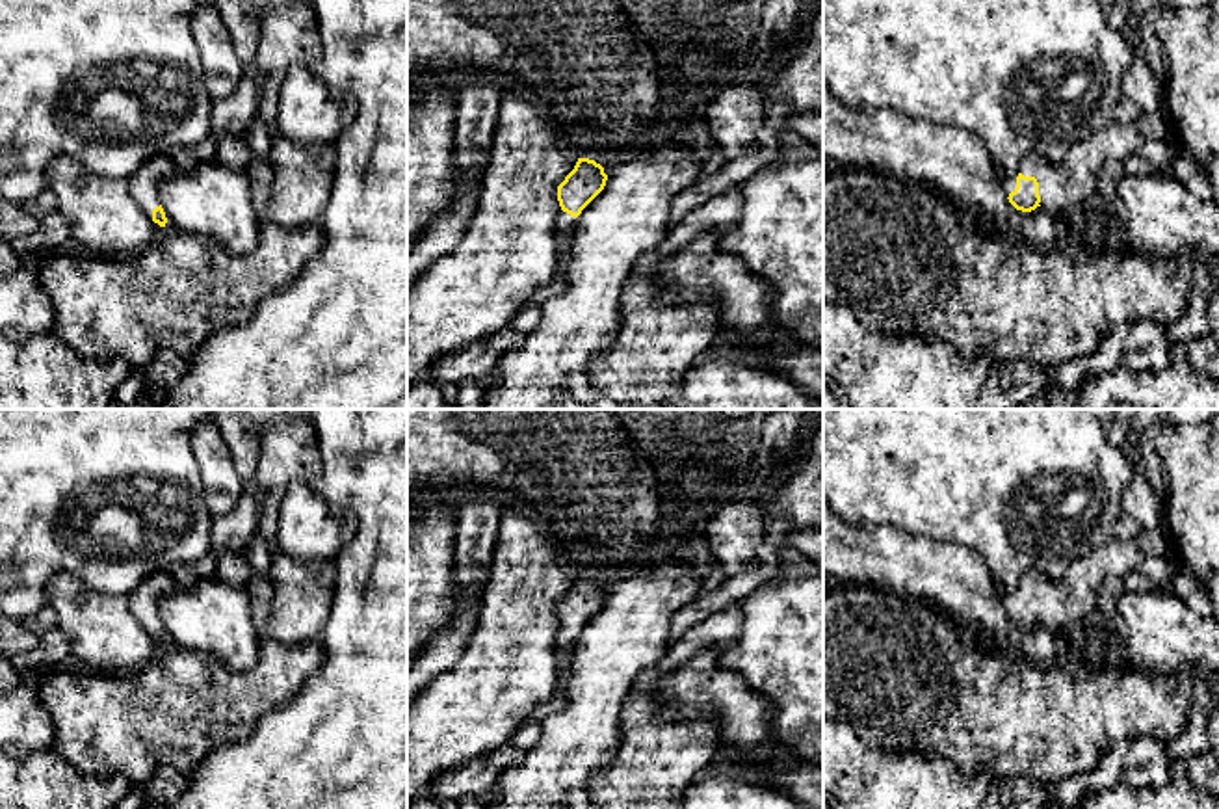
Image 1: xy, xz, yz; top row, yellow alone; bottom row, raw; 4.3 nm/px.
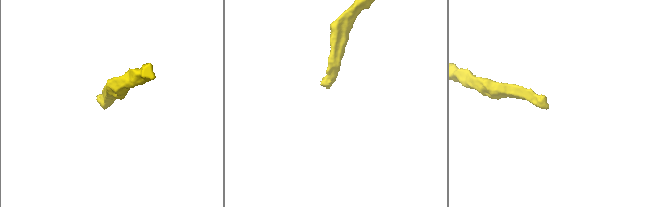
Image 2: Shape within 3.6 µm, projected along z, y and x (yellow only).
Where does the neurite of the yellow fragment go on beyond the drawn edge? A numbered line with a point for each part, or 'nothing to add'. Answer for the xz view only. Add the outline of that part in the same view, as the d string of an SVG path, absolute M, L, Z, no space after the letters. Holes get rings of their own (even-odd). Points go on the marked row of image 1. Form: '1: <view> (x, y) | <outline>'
1: xz (565, 225) | M559 210L556 218L556 236L557 236L561 251L565 251L567 245L570 244L574 231L576 231L576 218Z

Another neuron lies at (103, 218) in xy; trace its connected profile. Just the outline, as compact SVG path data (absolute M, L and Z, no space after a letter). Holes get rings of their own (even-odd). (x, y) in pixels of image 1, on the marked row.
M58 156L46 167L71 245L93 255L134 255L151 245L160 225L134 199L128 180L106 179L82 162Z

